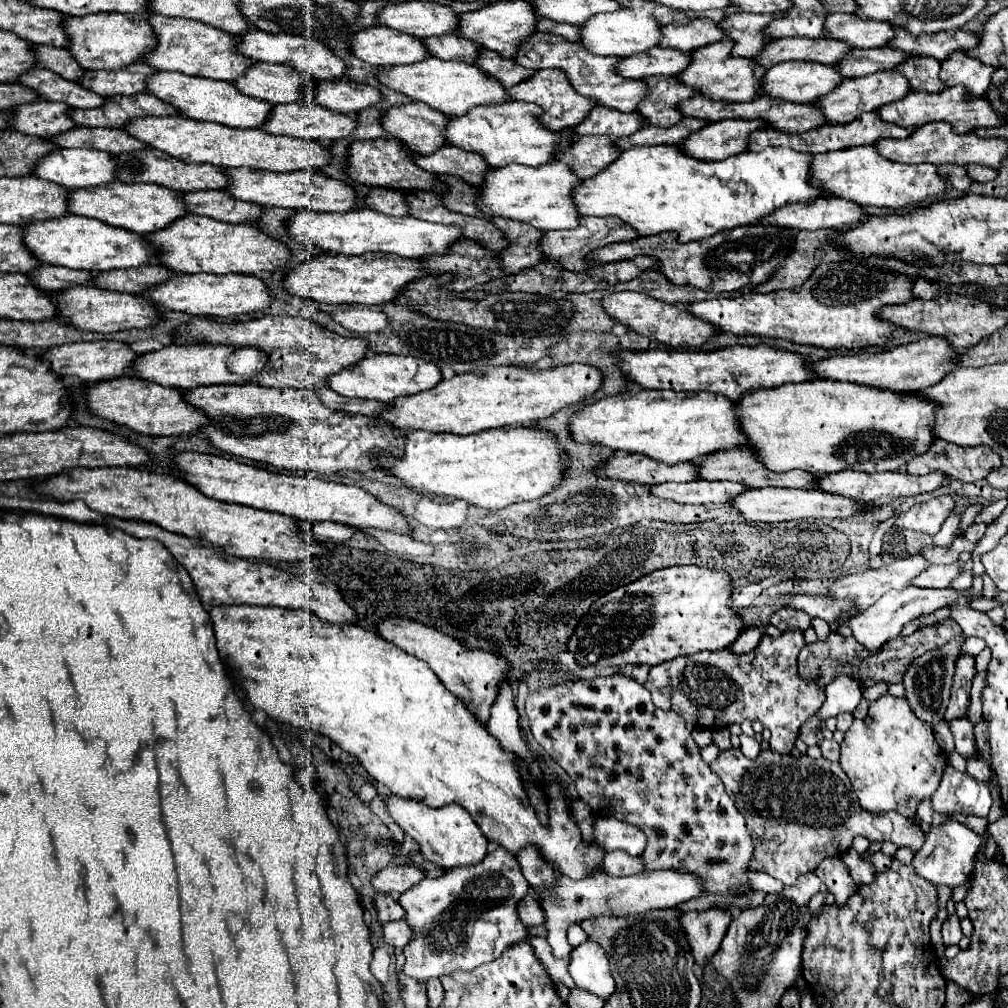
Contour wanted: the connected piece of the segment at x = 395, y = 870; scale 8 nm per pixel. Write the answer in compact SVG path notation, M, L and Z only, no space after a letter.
M388 865L372 877L372 887L378 893L398 897L406 889L416 885L416 881L422 881L422 879L424 879L424 873L412 865Z

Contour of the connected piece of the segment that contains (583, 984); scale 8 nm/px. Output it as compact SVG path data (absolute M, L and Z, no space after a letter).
M584 941L570 953L568 973L576 987L586 989L602 999L608 999L616 989L608 957L604 949L594 941Z

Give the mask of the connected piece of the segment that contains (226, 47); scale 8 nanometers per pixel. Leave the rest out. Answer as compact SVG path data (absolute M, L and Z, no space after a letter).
M152 15L146 21L154 31L156 49L148 53L148 59L144 59L144 63L156 71L178 71L184 75L198 75L206 79L234 81L252 65L248 57L240 57L240 53L236 53L234 35L218 31L216 27L208 27L202 21L188 21L164 15Z

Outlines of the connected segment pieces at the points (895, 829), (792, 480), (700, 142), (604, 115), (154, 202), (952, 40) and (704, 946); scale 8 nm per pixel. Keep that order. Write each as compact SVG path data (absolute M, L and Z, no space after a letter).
M728 749L720 751L710 767L726 785L726 793L744 815L754 839L756 849L750 869L764 871L784 885L794 885L800 875L814 871L826 857L848 851L856 835L868 841L892 841L898 847L908 847L912 853L924 845L926 833L918 823L912 823L896 811L864 811L840 763L828 759L816 761L808 755L794 759L792 755L778 755L770 749L760 751L756 759L748 759L740 749Z
M732 449L732 451L716 451L708 457L700 459L700 477L704 481L736 481L748 487L796 487L796 489L816 489L816 477L806 471L786 471L774 473L768 471L750 449Z
M740 119L708 123L706 129L700 129L700 133L692 133L692 137L686 137L686 141L678 145L678 149L700 161L720 161L742 153L746 149L748 135L754 129L762 127L766 127L764 121Z
M592 107L588 117L574 127L578 135L608 135L608 137L628 137L644 125L638 113L620 113L616 109Z
M112 181L108 185L96 185L96 187L84 187L84 189L72 189L68 193L68 213L92 217L112 227L122 227L132 233L144 235L158 229L164 229L178 217L186 215L186 207L182 205L182 199L176 191L164 189L158 185L140 185L140 183L120 183Z
M894 29L892 41L888 41L890 49L898 49L910 57L934 57L936 61L944 61L954 51L968 51L974 49L978 43L974 33L966 31L940 31L932 35L910 35L904 29Z
M712 907L708 911L682 913L680 925L684 925L684 933L688 937L692 955L700 971L706 967L708 959L720 947L720 941L726 935L730 921L730 911L720 911L718 907Z

